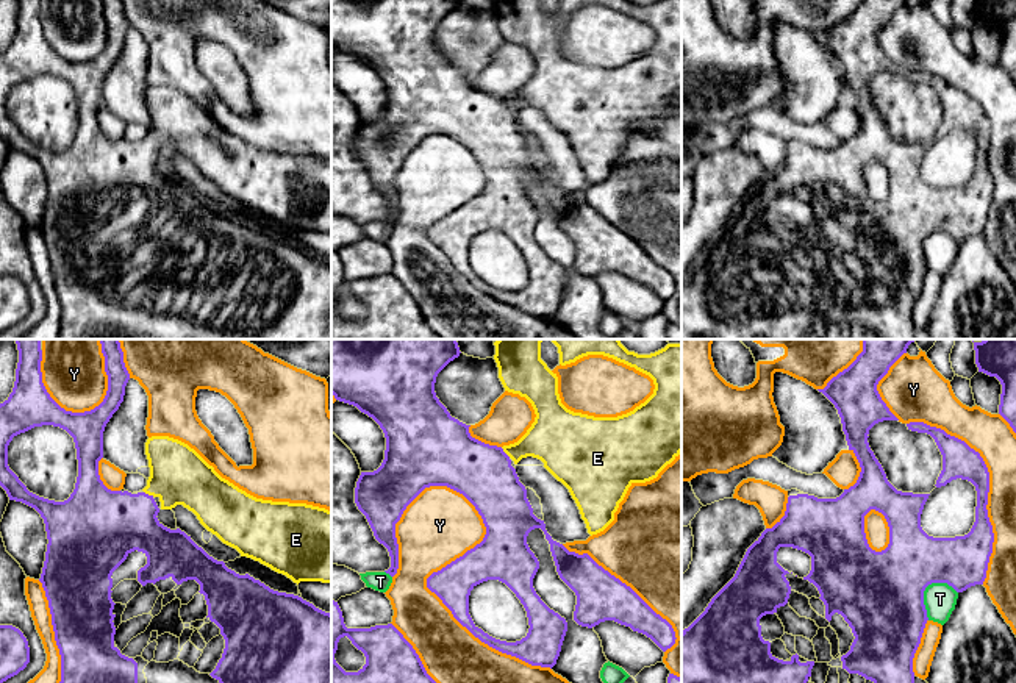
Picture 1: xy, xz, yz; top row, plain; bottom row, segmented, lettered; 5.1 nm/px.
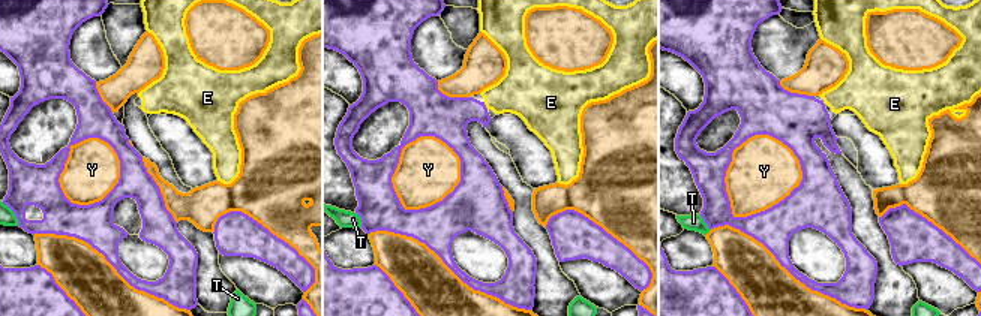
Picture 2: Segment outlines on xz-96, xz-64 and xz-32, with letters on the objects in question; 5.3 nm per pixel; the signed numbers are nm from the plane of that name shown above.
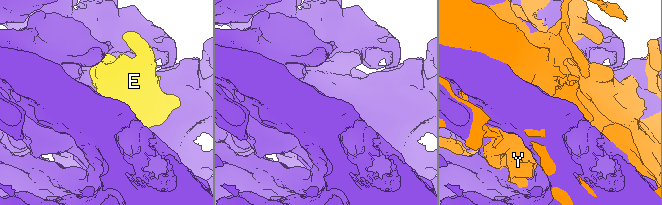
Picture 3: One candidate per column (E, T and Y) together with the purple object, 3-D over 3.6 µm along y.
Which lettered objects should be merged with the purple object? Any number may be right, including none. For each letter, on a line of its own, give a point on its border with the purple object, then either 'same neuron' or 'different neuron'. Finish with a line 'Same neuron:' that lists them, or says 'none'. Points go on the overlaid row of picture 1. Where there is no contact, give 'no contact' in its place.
E: meets purple in xz at (504, 452); same neuron
T: meets purple in yz at (922, 594); different neuron
Y: meets purple in xz at (427, 579); different neuron
Same neuron: E

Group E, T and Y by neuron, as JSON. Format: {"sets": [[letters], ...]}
{"sets": [["E"], ["T"], ["Y"]]}

